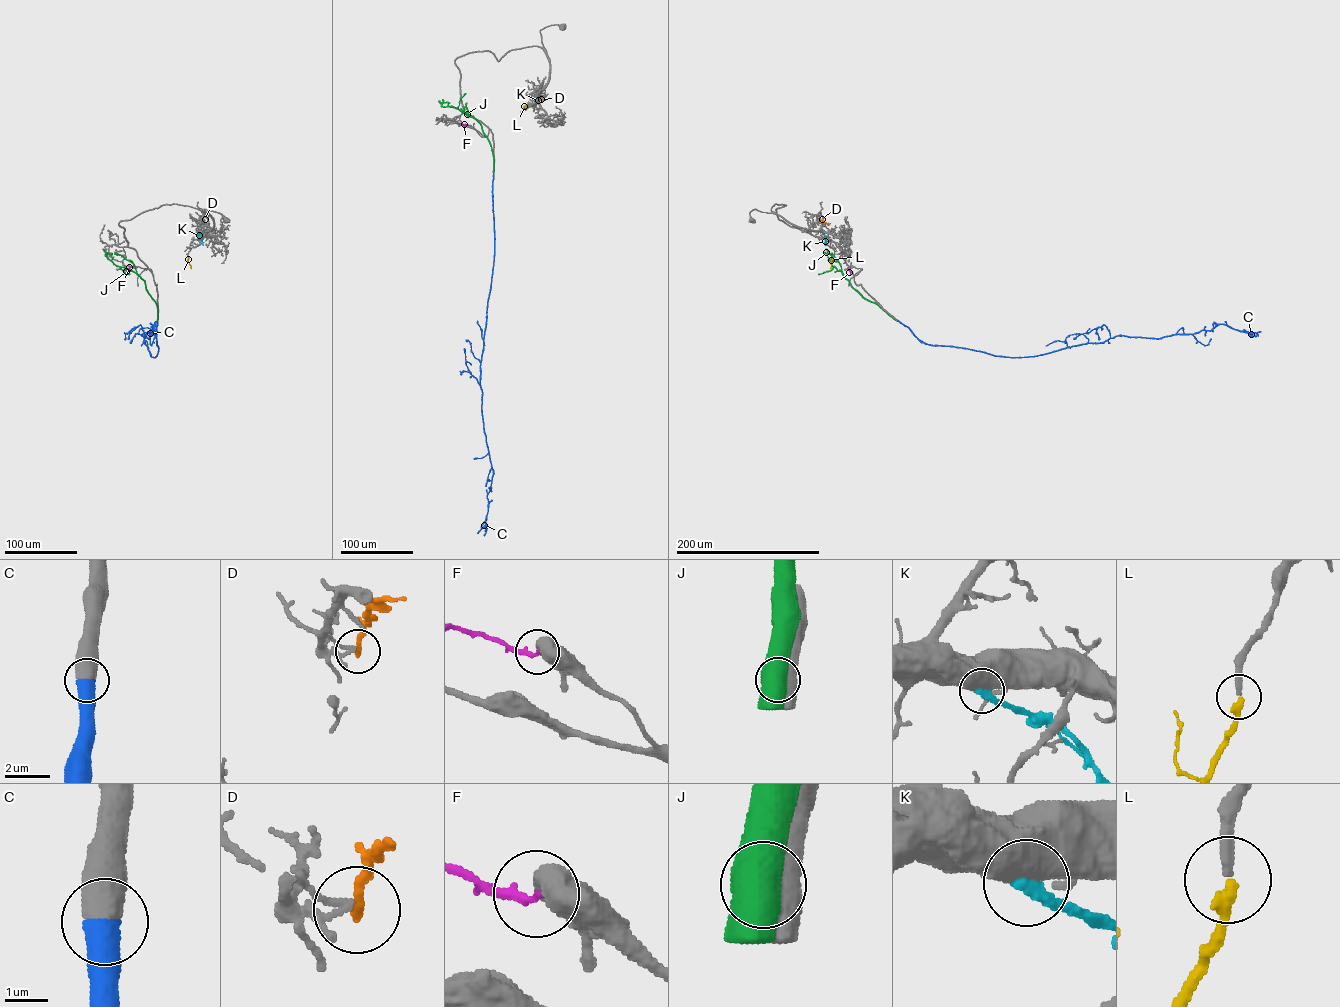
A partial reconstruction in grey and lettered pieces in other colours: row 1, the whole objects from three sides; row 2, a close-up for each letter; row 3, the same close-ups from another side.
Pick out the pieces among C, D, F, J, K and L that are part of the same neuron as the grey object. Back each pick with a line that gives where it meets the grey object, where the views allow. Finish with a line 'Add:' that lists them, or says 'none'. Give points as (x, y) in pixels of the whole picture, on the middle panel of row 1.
C: contact (493, 172)
L: contact (524, 107)
Add: C, L

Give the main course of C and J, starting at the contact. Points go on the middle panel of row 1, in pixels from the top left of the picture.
C: (493, 172), (494, 260), (480, 365), (481, 412), (493, 470), (487, 495), (484, 536)
J: (493, 171), (493, 152), (481, 125), (458, 109), (442, 107), (439, 100)

